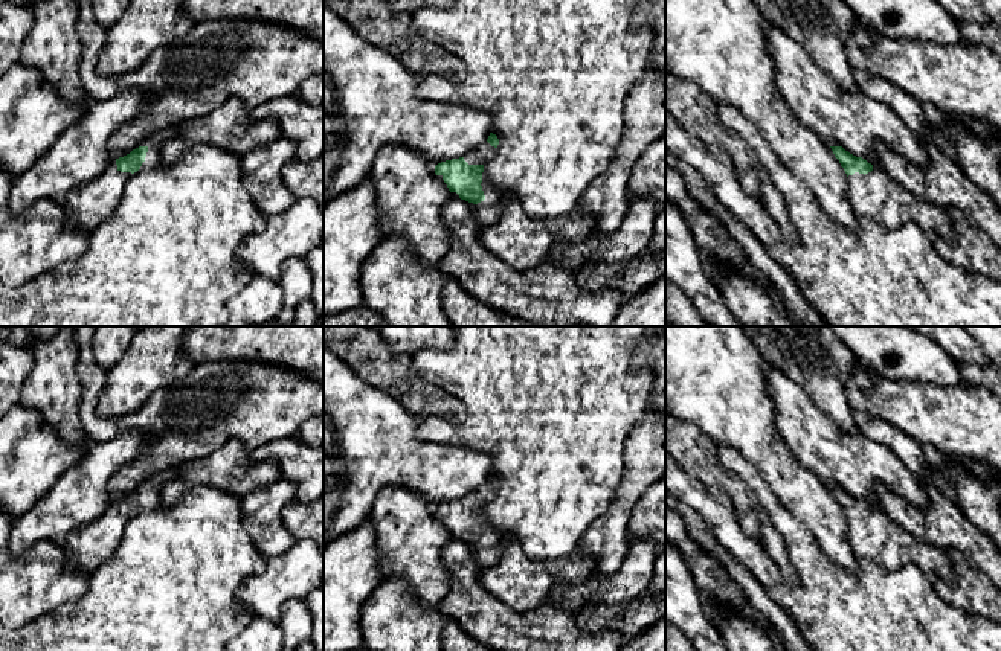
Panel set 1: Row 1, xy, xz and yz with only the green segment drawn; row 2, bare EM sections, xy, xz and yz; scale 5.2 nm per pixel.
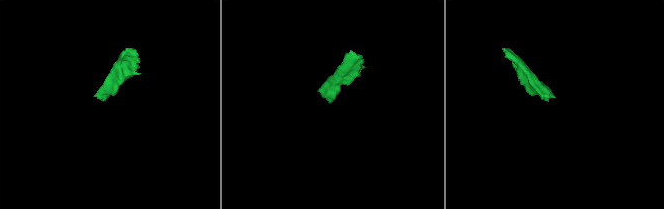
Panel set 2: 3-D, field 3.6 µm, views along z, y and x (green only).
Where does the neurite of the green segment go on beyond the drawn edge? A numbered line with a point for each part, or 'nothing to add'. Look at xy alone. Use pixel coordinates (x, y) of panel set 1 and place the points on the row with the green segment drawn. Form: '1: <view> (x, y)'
1: xy (87, 206)

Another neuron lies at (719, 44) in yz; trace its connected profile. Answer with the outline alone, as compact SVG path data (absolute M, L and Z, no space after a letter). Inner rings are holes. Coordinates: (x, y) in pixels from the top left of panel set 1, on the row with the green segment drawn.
M665 0L665 67L696 82L719 105L732 105L763 134L781 163L813 194L826 215L850 230L858 215L848 201L848 177L832 148L787 108L777 90L764 17L752 0Z

